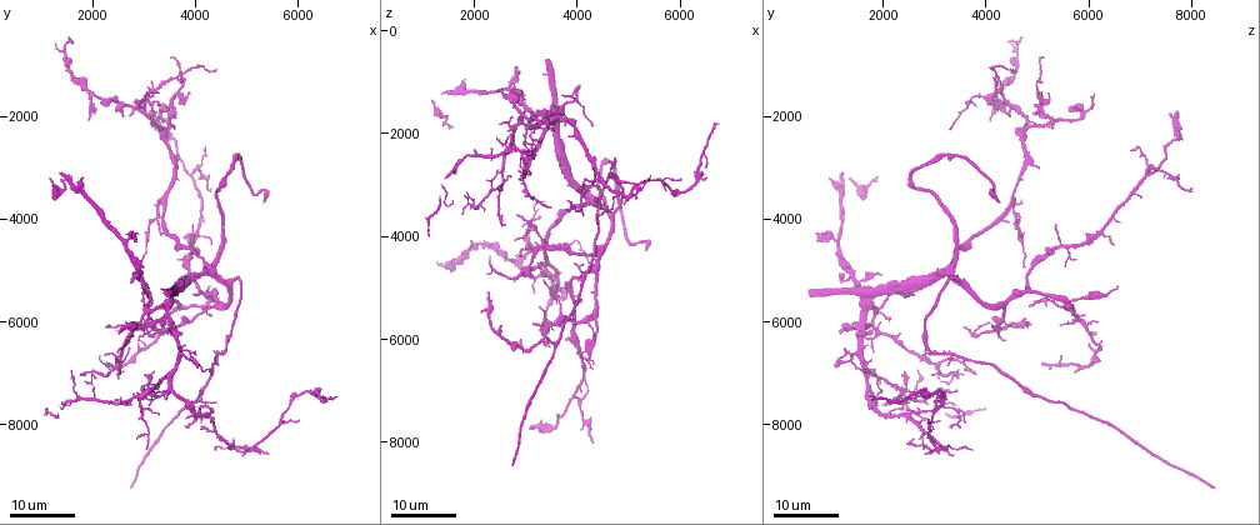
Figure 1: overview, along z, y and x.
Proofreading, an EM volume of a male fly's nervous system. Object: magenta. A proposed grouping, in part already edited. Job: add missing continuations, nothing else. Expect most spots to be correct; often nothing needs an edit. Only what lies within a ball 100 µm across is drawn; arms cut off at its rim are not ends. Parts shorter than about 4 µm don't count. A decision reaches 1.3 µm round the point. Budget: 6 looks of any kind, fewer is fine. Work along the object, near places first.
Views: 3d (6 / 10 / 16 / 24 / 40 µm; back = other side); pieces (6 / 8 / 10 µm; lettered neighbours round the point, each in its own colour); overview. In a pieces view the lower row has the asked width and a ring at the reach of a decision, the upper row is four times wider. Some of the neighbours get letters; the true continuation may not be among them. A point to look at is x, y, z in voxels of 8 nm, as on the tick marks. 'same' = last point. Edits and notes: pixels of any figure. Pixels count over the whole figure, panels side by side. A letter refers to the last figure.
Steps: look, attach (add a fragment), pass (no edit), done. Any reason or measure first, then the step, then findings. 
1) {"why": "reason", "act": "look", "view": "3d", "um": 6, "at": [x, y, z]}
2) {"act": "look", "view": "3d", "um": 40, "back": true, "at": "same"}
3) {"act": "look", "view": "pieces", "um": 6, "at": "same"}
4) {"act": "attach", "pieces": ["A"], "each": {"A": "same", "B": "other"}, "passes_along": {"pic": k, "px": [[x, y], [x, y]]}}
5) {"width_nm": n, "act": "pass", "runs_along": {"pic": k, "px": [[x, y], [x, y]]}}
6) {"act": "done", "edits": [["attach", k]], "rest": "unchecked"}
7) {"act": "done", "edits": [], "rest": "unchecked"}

{"why": "free end", "act": "look", "view": "3d", "um": 16, "at": [4300, 3400, 7950]}

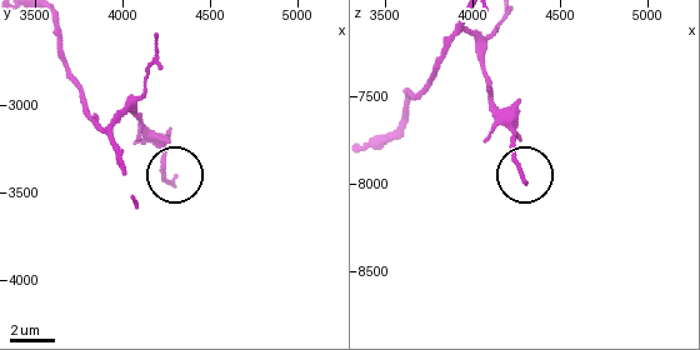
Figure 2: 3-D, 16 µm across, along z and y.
{"act": "look", "view": "pieces", "um": 6, "at": [4300, 3440, 7960]}

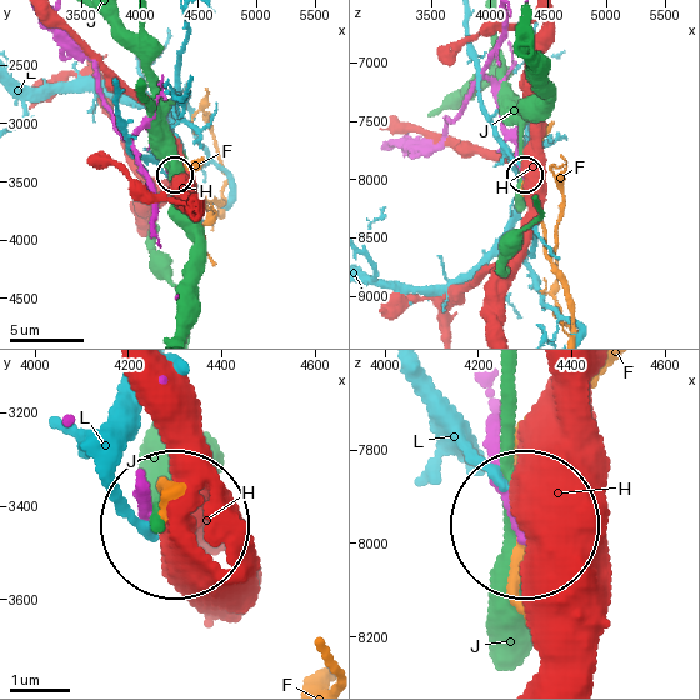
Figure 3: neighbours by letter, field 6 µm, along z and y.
{"act": "pass", "each": {"F": "other", "H": "other", "J": "other", "L": "other"}, "found": "no lettered fragment goes on from it"}

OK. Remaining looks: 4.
{"why": "tapers out", "act": "look", "view": "3d", "um": 16, "at": [3500, 7350, 3450]}

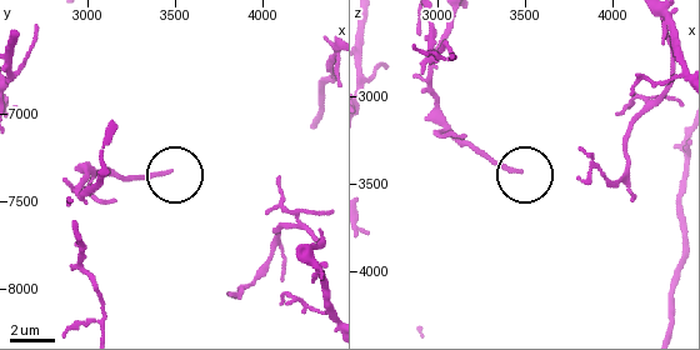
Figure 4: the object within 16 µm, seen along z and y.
{"why": "see the neighbours", "act": "look", "view": "pieces", "um": 8, "at": [3460, 7340, 3420]}

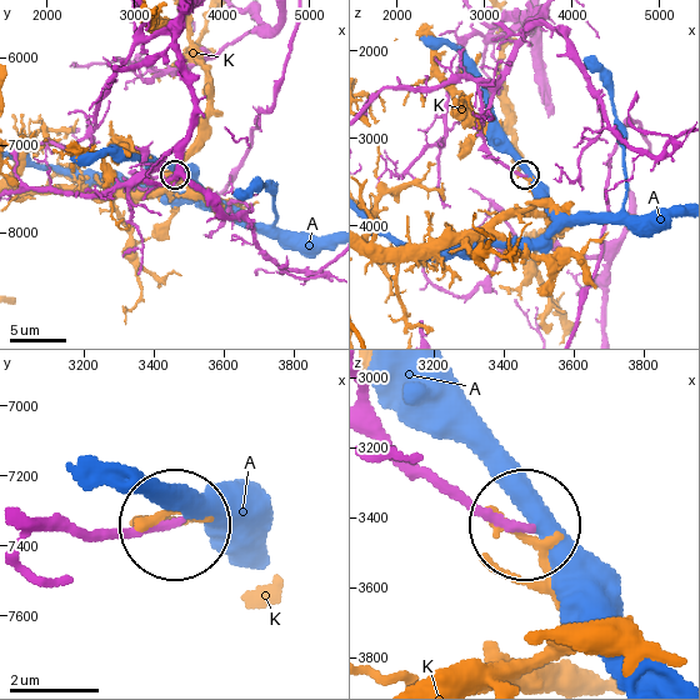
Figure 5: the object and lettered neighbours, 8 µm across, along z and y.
{"width_nm": 180, "act": "pass", "each": {"A": "other", "K": "other"}, "found": "no lettered fragment goes on from it"}

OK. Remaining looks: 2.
{"why": "an open end", "act": "look", "view": "3d", "um": 16, "at": [5350, 3700, 4250]}

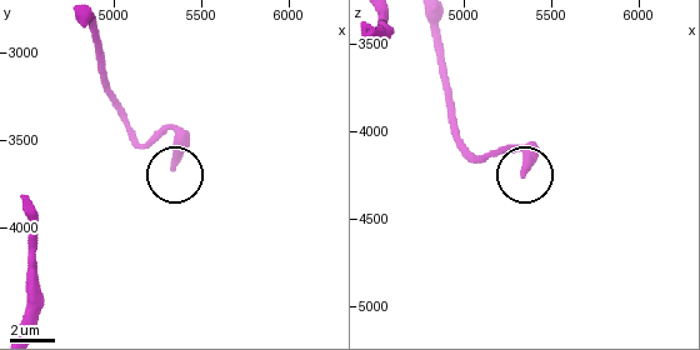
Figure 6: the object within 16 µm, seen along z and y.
{"act": "look", "view": "pieces", "um": 6, "at": [5340, 3640, 4240]}

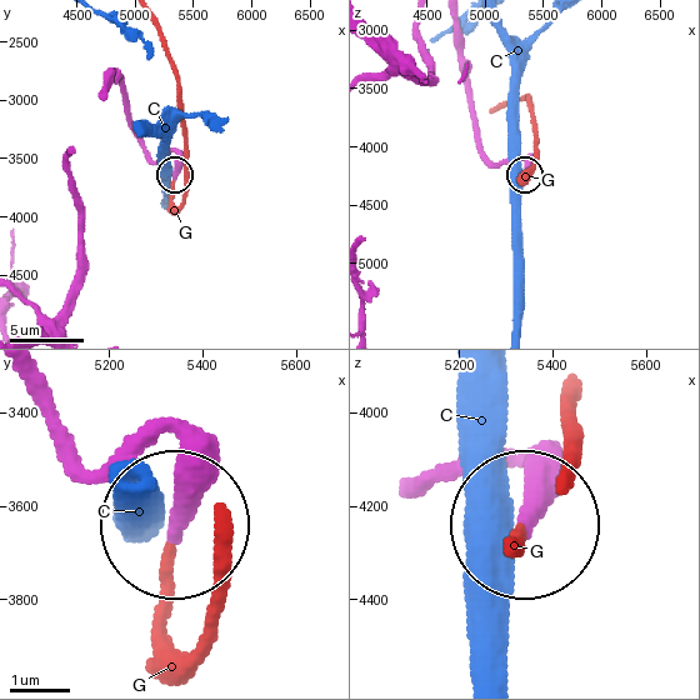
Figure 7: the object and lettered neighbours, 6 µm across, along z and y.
{"act": "attach", "pieces": ["G"], "each": {"C": "other", "G": "same"}, "found": "the neuron continues"}

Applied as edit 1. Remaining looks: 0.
{"act": "done", "edits": [["attach", 7]], "rest": "unchecked"}

